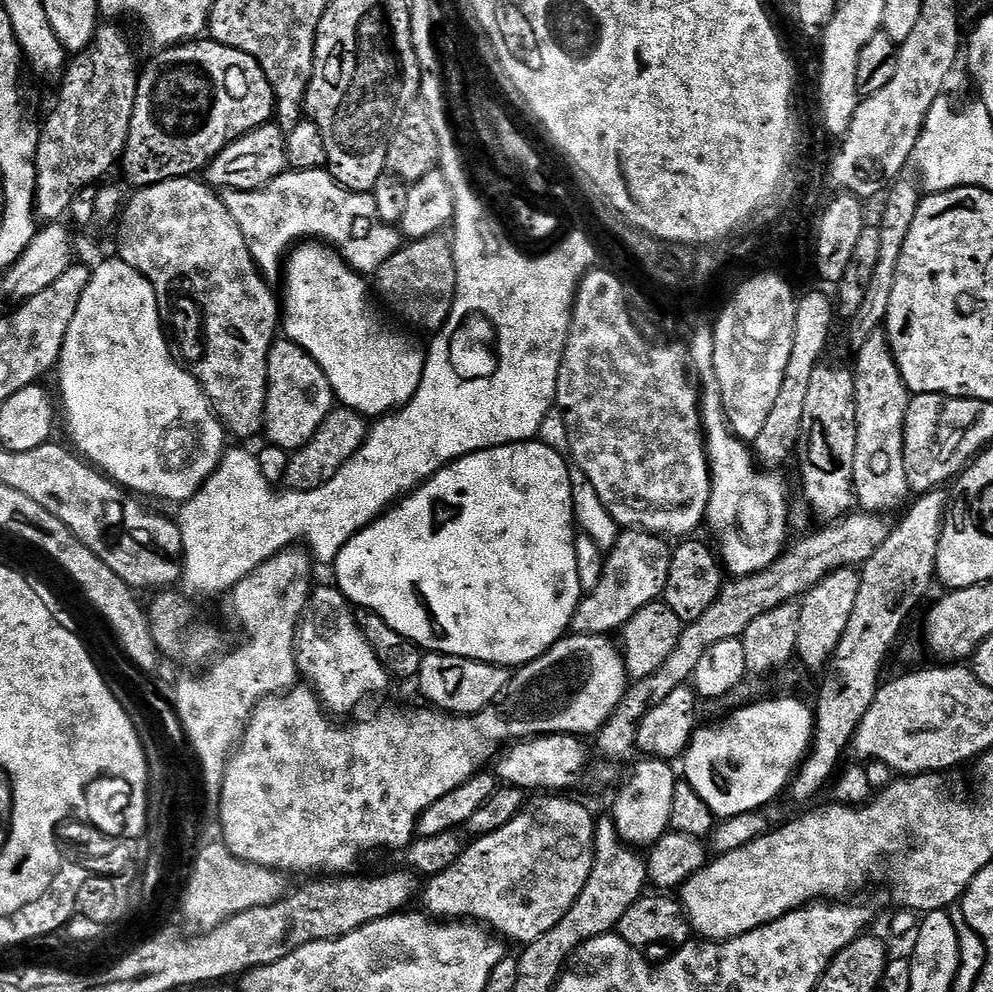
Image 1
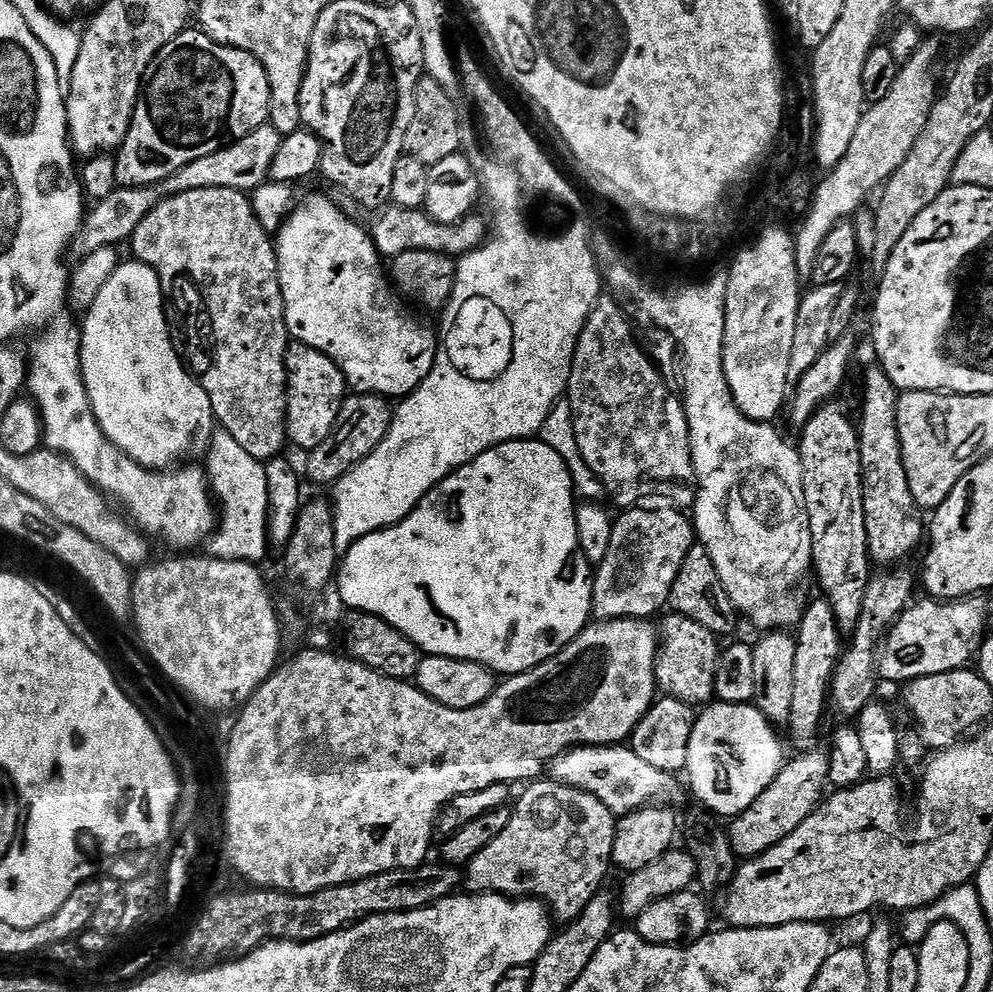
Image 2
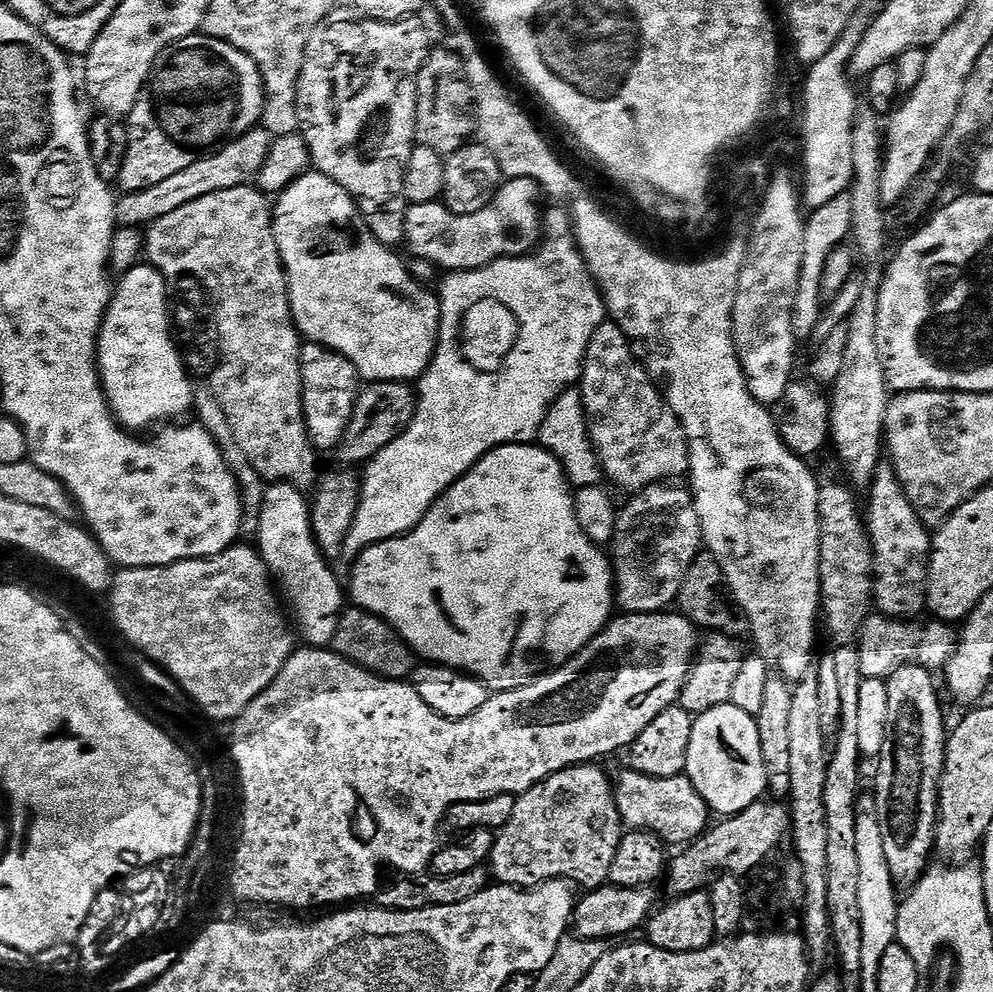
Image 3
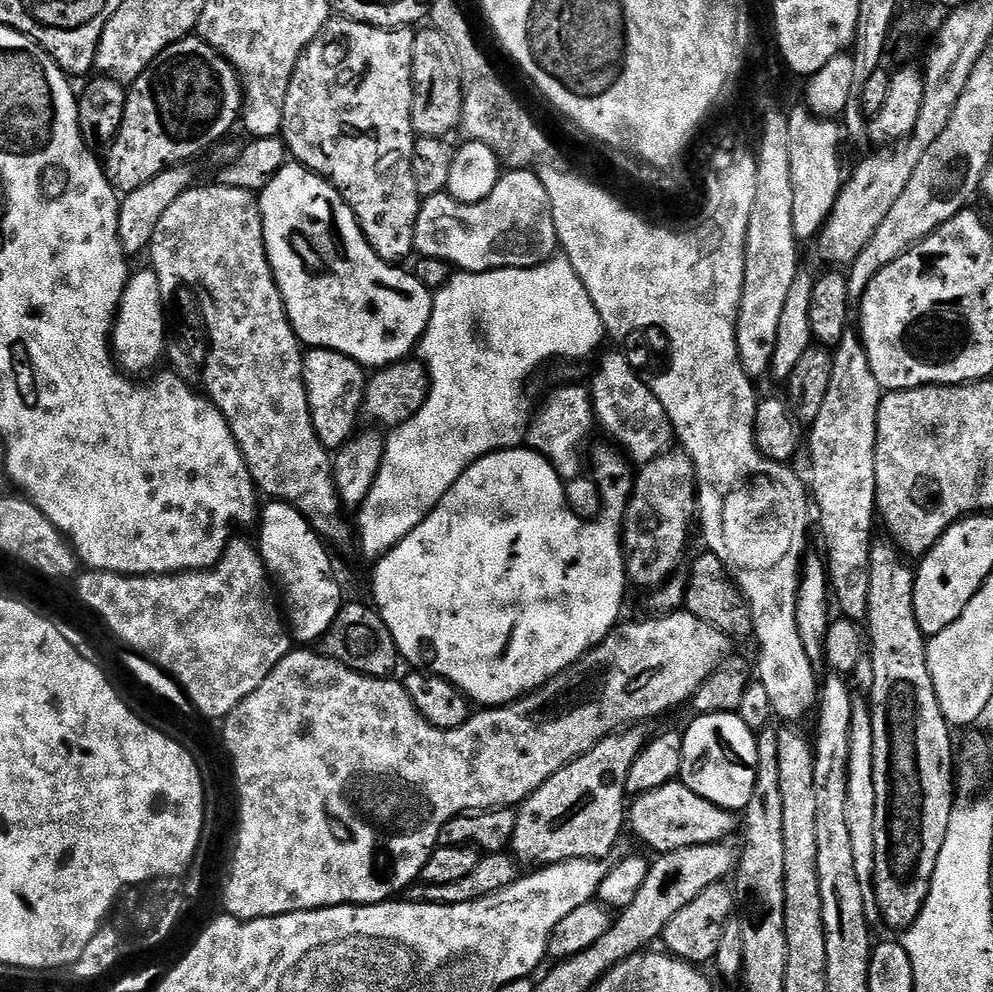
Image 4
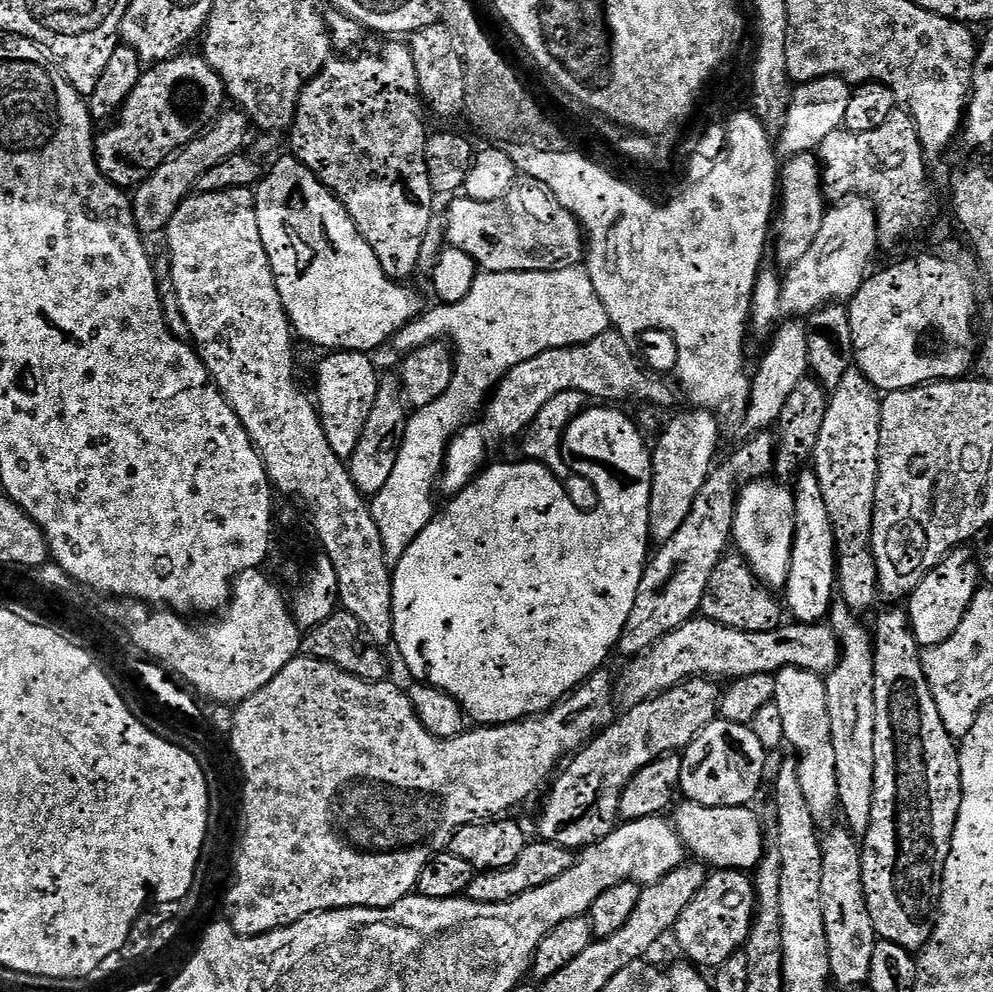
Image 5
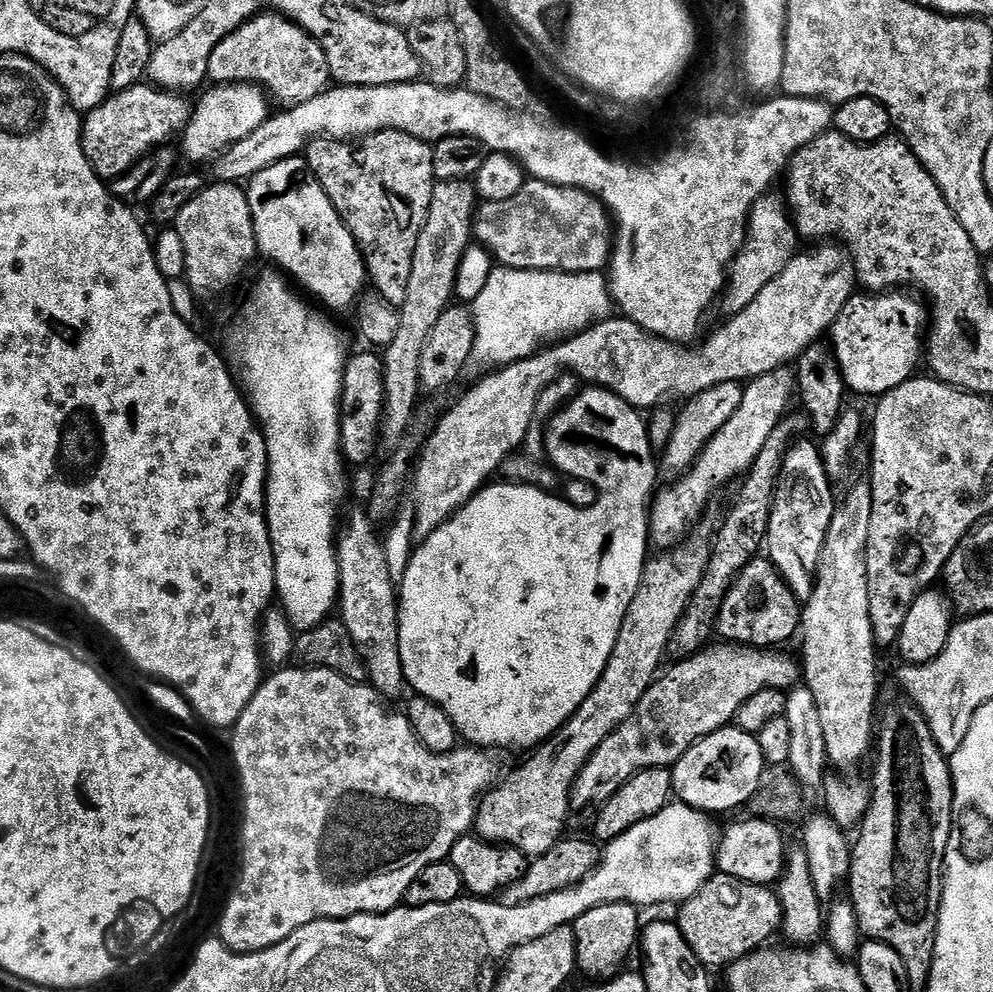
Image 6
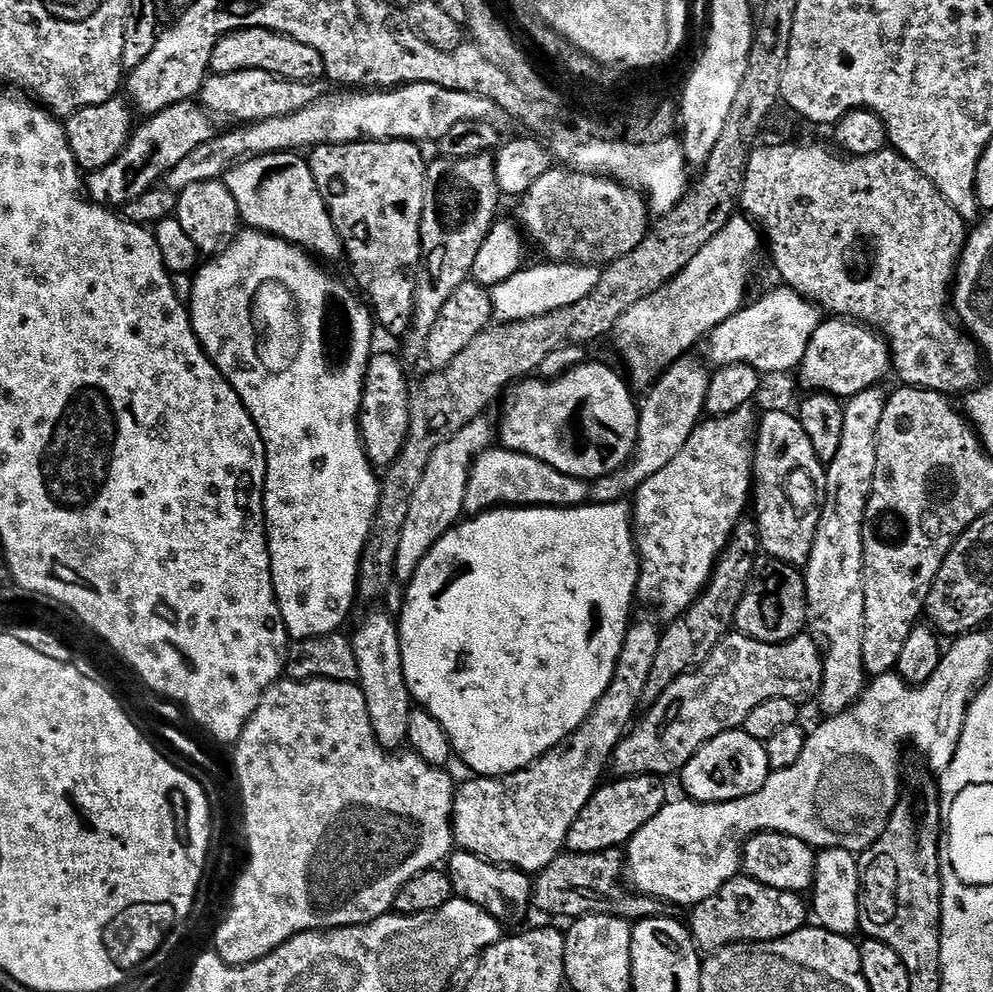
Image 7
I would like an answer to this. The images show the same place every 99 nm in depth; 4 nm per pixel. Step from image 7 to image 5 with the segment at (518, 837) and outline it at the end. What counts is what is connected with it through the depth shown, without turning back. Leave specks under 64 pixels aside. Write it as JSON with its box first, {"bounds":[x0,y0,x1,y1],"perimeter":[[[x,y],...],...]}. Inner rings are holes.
{"bounds":[618,430,777,658],"perimeter":[[[761,430],[755,433],[749,444],[742,445],[725,464],[717,463],[711,469],[677,532],[669,540],[663,541],[658,547],[660,549],[657,552],[655,549],[644,565],[634,604],[618,643],[618,652],[624,658],[647,652],[663,636],[700,612],[710,574],[725,555],[724,547],[729,547],[730,544],[732,515],[736,512],[736,497],[745,479],[743,476],[755,468],[760,471],[757,473],[767,473],[764,471],[772,460],[772,451],[775,453],[777,448],[773,433]]]}

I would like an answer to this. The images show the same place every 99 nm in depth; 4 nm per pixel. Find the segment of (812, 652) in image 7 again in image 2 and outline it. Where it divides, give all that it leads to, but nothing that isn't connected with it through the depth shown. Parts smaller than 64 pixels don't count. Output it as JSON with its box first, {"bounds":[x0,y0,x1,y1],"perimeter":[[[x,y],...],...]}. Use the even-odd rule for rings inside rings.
{"bounds":[466,778,617,922],"perimeter":[[[551,778],[537,779],[525,788],[512,808],[510,826],[466,865],[467,891],[535,898],[547,905],[557,921],[571,922],[601,891],[600,883],[613,867],[617,817],[594,794]]]}

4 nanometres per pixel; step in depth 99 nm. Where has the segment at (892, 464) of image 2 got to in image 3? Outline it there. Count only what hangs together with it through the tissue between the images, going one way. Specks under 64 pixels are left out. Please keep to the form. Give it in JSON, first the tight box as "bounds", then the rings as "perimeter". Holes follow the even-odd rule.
{"bounds":[866,463,932,620],"perimeter":[[[891,463],[879,465],[867,489],[866,531],[872,544],[872,599],[879,615],[894,620],[916,618],[926,608],[928,558],[932,554],[932,536],[897,482]]]}

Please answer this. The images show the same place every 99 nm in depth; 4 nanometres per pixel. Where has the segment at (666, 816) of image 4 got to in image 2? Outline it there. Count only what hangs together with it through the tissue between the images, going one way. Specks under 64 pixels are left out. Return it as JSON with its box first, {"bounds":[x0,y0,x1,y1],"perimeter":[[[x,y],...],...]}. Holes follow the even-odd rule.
{"bounds":[551,744,680,818],"perimeter":[[[590,744],[562,753],[558,759],[551,761],[551,779],[560,784],[574,786],[594,794],[606,810],[619,818],[639,808],[649,807],[653,802],[660,806],[668,806],[680,796],[680,784],[671,772],[657,770],[647,764],[643,758],[634,754],[631,746],[618,744]]]}

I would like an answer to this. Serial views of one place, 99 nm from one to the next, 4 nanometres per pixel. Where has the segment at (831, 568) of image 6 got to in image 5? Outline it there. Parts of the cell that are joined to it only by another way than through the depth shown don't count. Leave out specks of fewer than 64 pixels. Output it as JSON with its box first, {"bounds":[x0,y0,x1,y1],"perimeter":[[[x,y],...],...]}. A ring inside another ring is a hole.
{"bounds":[824,606,874,833],"perimeter":[[[839,606],[830,612],[830,627],[832,633],[839,641],[839,660],[827,673],[824,680],[825,688],[825,710],[827,735],[830,737],[830,757],[835,764],[837,780],[838,808],[844,811],[847,827],[853,833],[863,833],[870,820],[872,809],[872,786],[874,782],[874,636],[859,624],[857,617],[848,608]]]}

